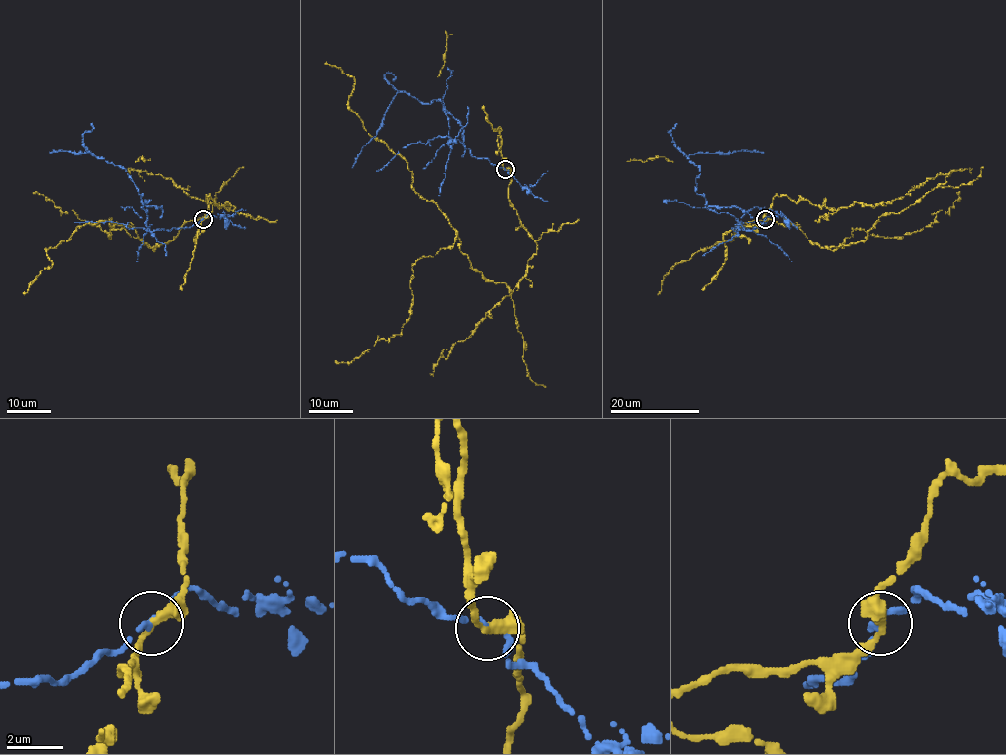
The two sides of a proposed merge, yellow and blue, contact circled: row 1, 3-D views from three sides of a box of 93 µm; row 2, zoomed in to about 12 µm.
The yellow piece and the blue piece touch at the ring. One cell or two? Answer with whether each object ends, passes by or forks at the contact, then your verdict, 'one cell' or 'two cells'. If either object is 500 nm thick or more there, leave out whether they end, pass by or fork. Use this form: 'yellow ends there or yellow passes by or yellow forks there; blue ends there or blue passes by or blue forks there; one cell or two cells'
yellow passes by; blue passes by; two cells

